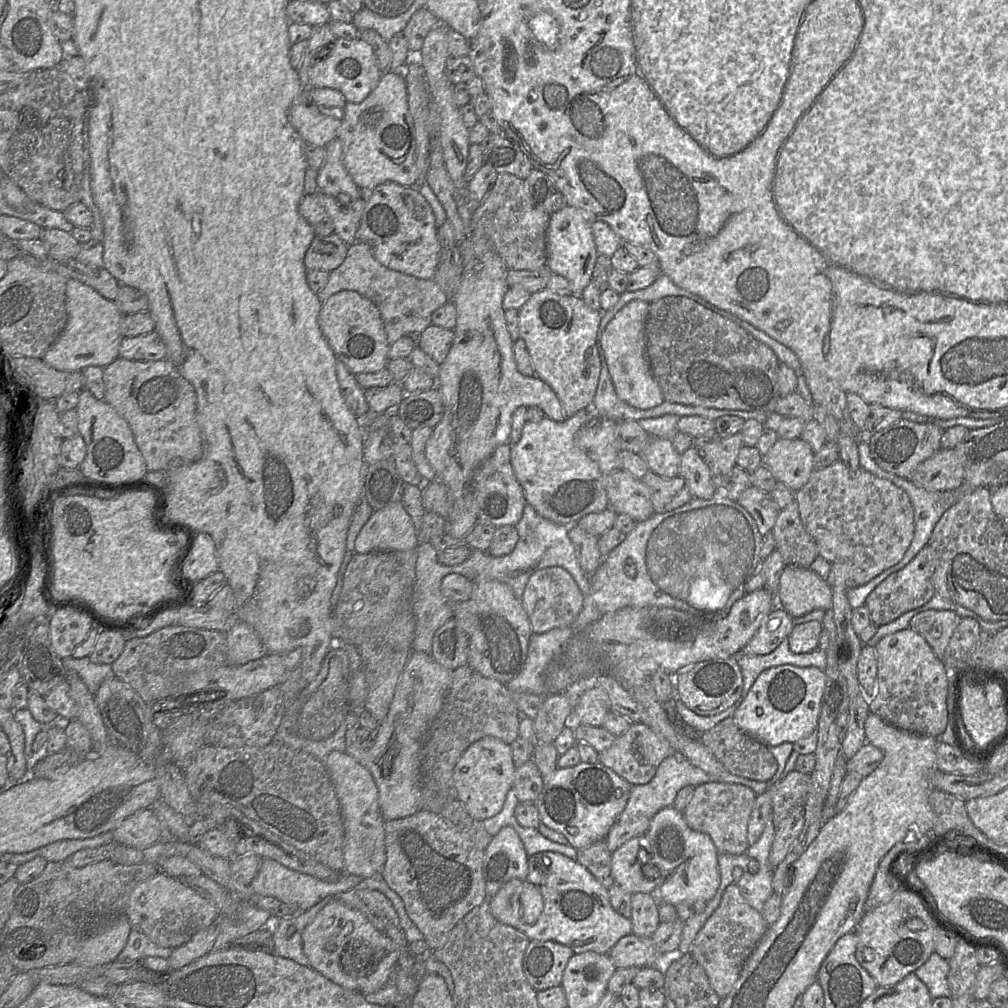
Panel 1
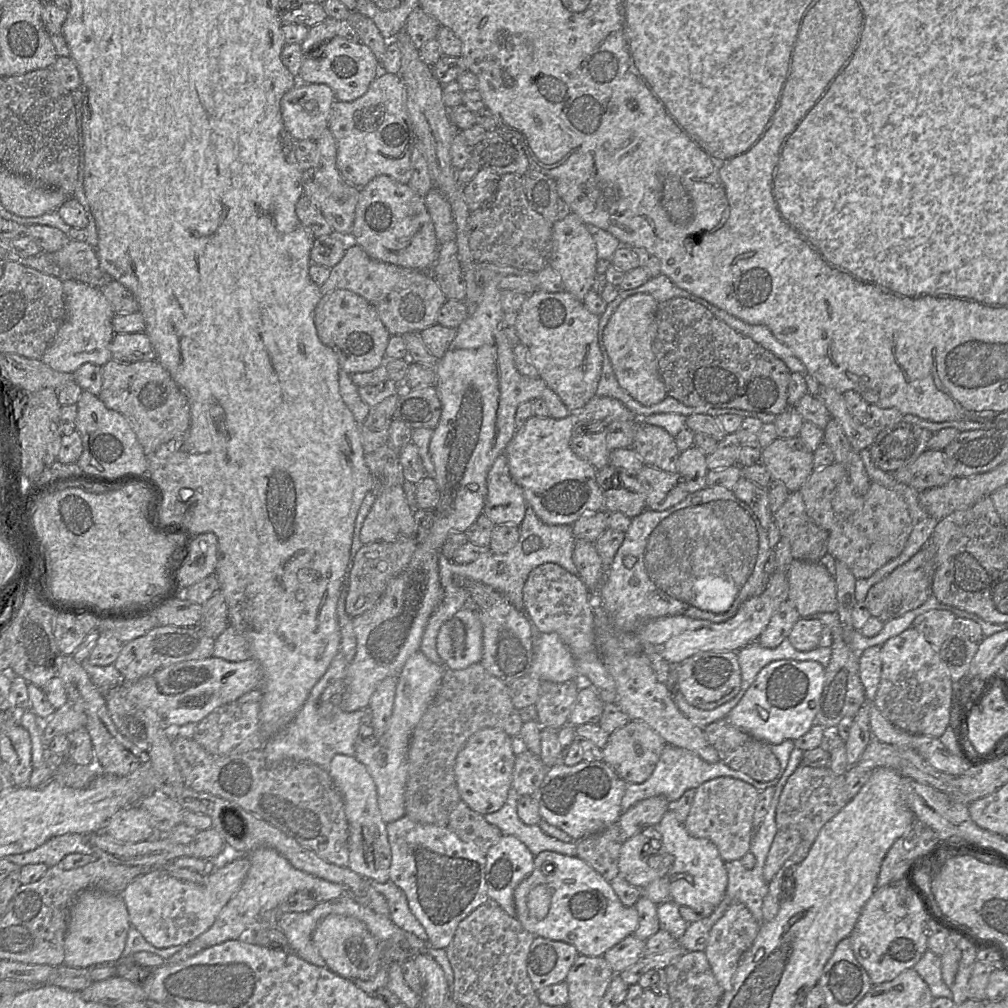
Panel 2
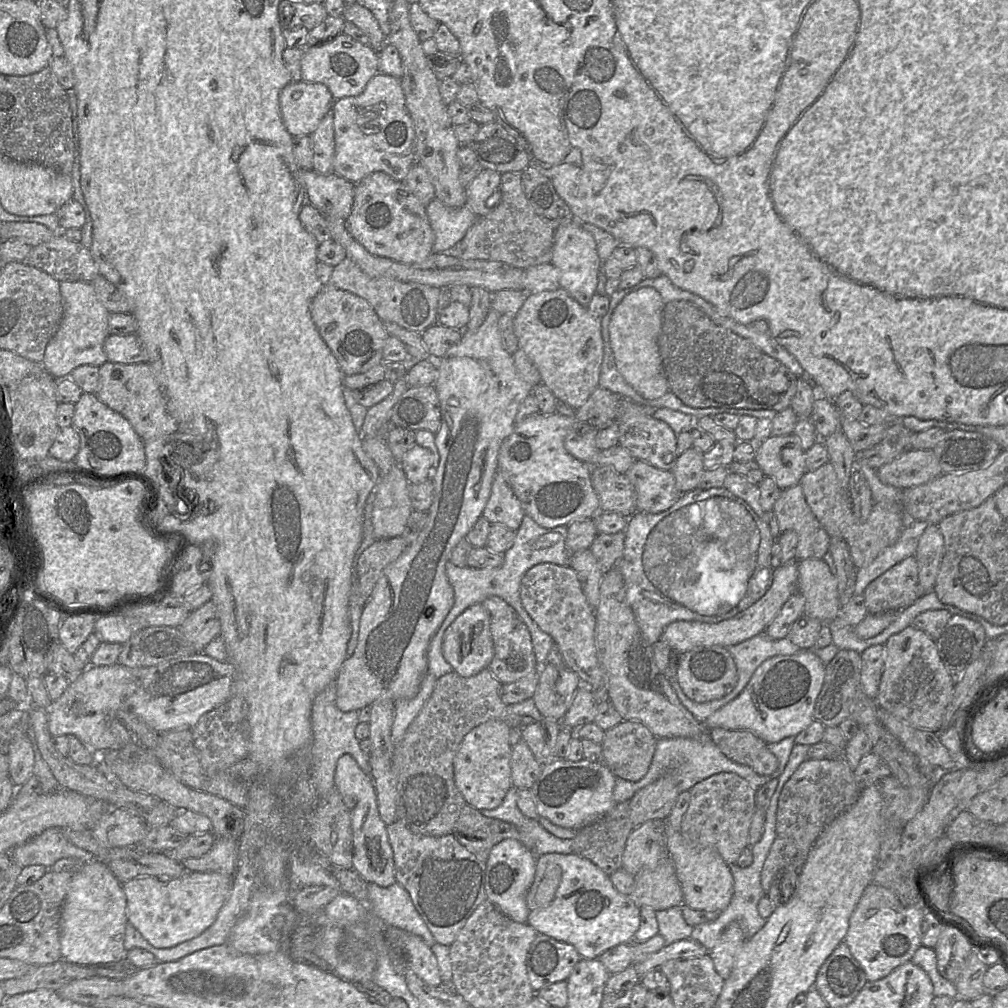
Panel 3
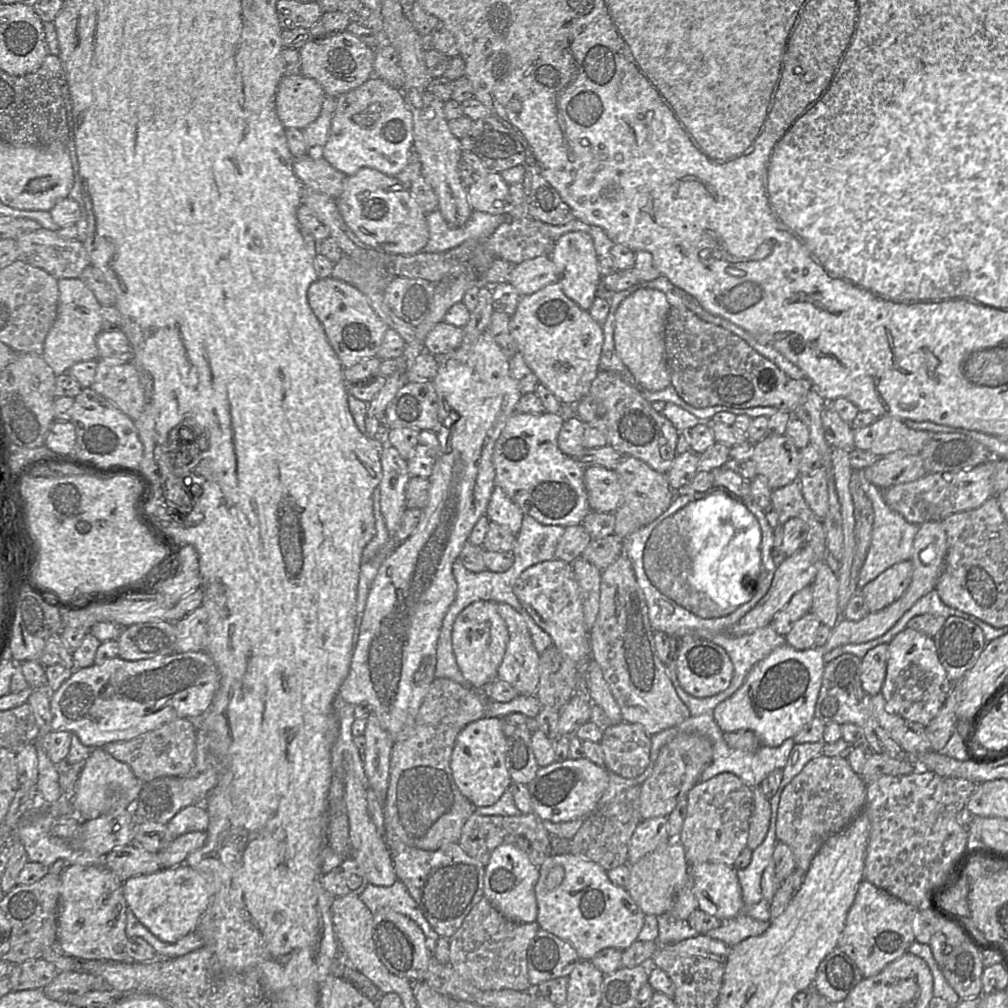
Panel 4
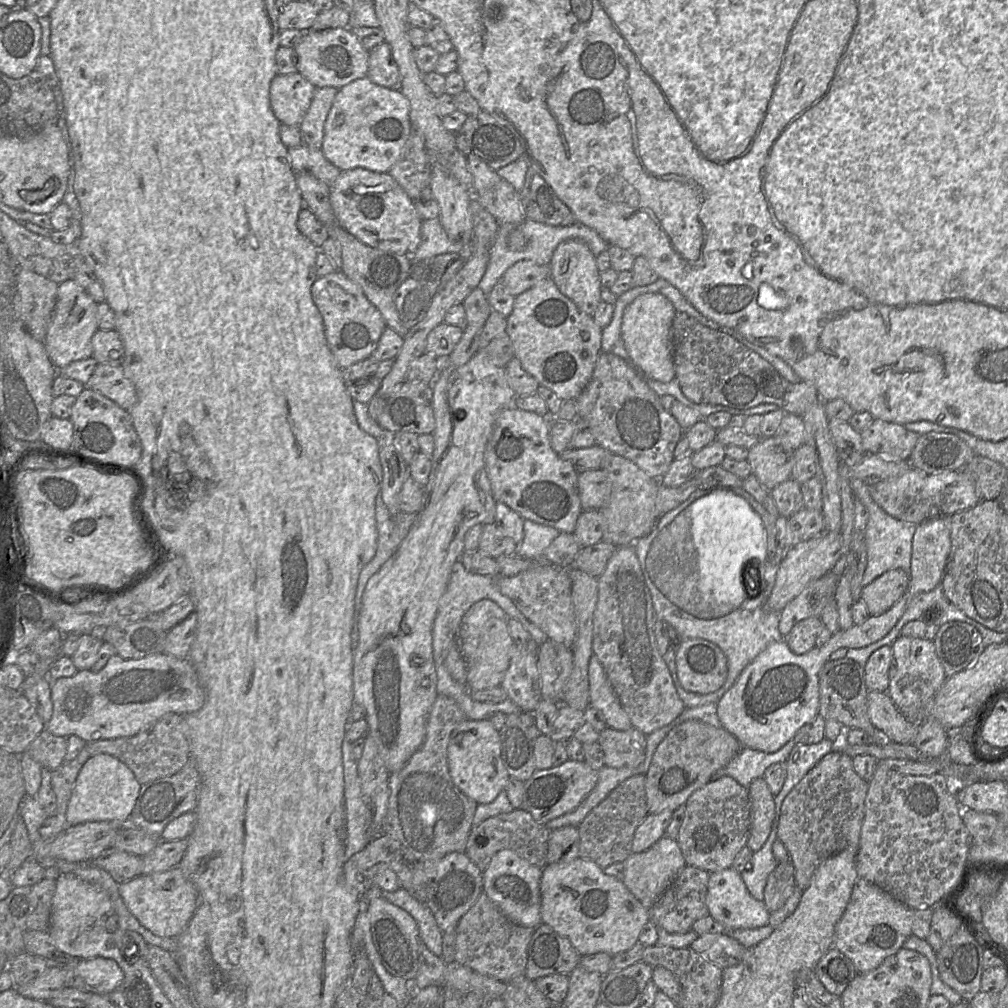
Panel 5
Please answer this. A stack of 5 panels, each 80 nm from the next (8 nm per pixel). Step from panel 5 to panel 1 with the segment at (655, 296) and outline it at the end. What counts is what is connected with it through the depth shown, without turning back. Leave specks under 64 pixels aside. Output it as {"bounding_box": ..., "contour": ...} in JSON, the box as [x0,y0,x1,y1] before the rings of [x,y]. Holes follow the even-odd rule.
{"bounding_box":[601,301,664,409],"contour":[[[645,301],[628,302],[607,324],[601,337],[601,347],[617,396],[638,409],[653,408],[664,401],[647,355],[646,318],[648,311],[649,303]]]}

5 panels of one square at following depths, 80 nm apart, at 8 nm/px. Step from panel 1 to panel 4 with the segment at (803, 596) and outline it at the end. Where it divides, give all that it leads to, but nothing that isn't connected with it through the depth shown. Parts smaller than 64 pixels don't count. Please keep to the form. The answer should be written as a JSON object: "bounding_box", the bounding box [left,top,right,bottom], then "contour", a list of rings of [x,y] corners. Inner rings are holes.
{"bounding_box":[811,562,840,629],"contour":[[[817,562],[817,573],[811,584],[813,603],[811,612],[830,629],[840,621],[838,607],[838,576],[824,562]]]}

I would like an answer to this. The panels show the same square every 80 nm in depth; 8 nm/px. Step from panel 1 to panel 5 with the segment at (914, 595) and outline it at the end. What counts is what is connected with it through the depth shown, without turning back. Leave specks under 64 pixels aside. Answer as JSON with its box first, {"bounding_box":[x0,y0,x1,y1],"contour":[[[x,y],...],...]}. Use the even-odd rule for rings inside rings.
{"bounding_box":[861,569,910,616],"contour":[[[890,569],[862,589],[861,599],[870,616],[888,611],[905,593],[910,580],[908,572]]]}

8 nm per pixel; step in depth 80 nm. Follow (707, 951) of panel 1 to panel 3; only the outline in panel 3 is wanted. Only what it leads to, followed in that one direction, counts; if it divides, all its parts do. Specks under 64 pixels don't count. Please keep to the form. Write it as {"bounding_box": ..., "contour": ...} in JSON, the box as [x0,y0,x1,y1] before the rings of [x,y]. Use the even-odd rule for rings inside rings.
{"bounding_box":[709,921,746,980],"contour":[[[732,921],[724,928],[718,943],[709,951],[715,970],[723,980],[729,977],[736,954],[745,941],[746,936],[740,923]]]}

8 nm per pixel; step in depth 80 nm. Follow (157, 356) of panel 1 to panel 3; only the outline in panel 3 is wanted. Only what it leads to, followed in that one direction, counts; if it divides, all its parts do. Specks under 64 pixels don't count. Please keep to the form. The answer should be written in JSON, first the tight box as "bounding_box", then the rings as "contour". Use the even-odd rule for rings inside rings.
{"bounding_box":[103,333,147,364],"contour":[[[136,333],[110,334],[103,344],[107,361],[132,364],[147,363],[147,353]]]}

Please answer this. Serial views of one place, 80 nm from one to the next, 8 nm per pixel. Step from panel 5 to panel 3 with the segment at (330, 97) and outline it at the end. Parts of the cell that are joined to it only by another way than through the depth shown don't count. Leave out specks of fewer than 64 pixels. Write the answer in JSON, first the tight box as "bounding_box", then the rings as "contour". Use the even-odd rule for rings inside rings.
{"bounding_box":[309,111,335,175],"contour":[[[332,111],[323,117],[309,137],[312,142],[313,170],[322,175],[333,173],[335,139]]]}

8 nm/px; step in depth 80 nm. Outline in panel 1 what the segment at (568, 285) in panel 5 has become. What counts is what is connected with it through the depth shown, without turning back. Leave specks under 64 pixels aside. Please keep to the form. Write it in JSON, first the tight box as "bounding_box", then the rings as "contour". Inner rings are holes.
{"bounding_box":[546,205,599,295],"contour":[[[567,205],[550,215],[546,230],[546,266],[553,274],[560,275],[569,281],[573,295],[581,295],[591,282],[599,254],[594,242],[591,224],[577,208]]]}

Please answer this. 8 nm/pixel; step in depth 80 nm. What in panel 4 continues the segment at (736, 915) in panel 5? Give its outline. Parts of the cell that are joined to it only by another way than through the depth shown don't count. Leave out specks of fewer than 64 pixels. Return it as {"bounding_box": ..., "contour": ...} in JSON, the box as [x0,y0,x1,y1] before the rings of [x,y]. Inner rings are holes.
{"bounding_box":[690,863,770,921],"contour":[[[724,863],[690,864],[691,884],[698,901],[698,908],[720,920],[734,918],[739,913],[746,911],[748,915],[756,920],[770,921],[770,901],[762,898],[758,903],[745,908],[736,870],[734,866],[728,866]]]}

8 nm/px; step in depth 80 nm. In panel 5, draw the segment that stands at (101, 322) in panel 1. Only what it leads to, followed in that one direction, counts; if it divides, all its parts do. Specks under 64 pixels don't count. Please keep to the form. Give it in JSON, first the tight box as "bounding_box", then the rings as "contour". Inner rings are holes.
{"bounding_box":[44,279,97,369],"contour":[[[69,279],[61,282],[58,285],[56,305],[44,339],[45,350],[52,364],[57,369],[62,369],[73,361],[92,357],[93,347],[91,339],[97,329],[97,303],[74,280]]]}

